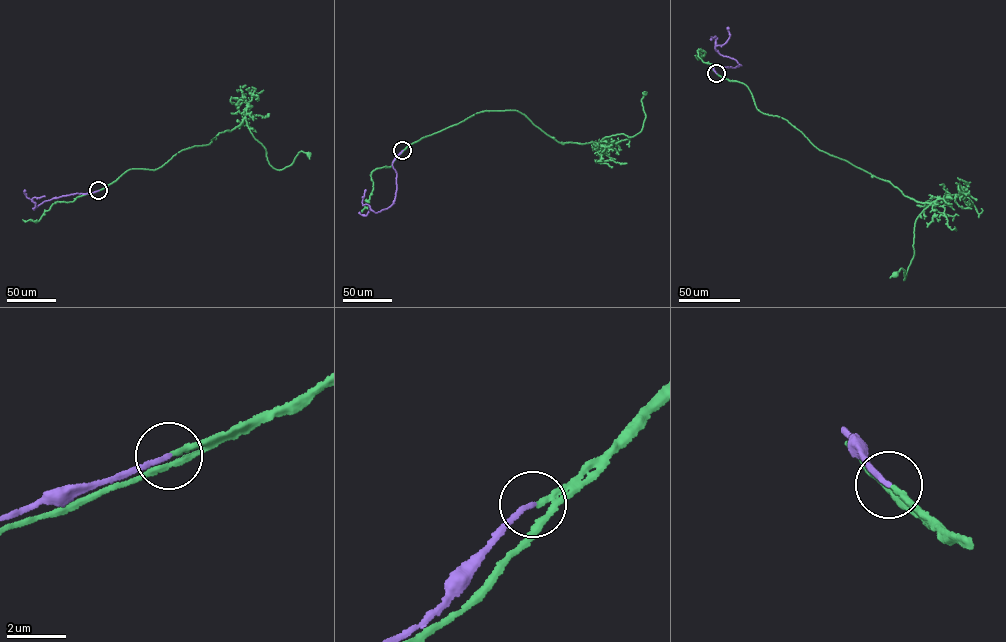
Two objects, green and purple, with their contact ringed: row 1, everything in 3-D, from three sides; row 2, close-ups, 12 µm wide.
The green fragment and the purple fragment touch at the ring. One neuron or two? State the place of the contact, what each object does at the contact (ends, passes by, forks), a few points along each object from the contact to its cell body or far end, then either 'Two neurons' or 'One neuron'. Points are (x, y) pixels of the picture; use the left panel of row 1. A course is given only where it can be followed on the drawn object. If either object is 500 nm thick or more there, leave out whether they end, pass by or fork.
Place: (98, 190). At the ring green passes by. At the ring purple ends. Course of green: (99, 190), (128, 170), (154, 170), (182, 150), (209, 144), (245, 118), (276, 169), (302, 151), (308, 154). Course of purple: (98, 190), (55, 197), (34, 209), (35, 202), (26, 196), (25, 190). One neuron

